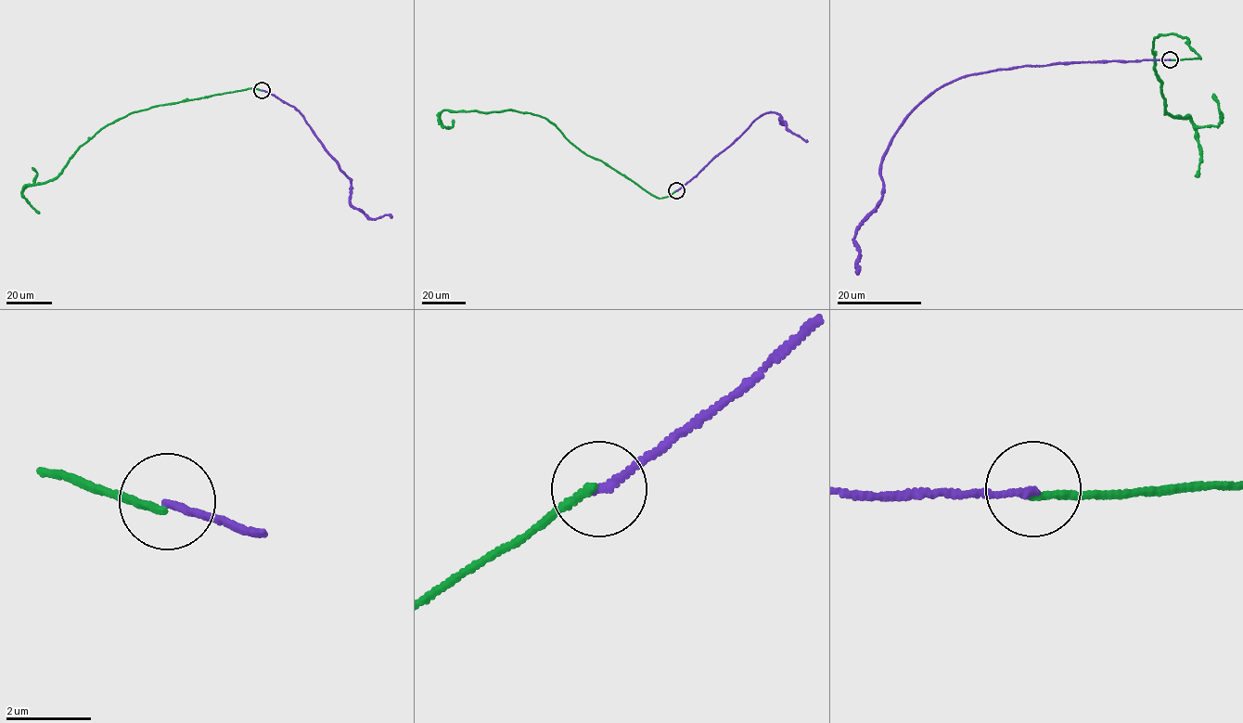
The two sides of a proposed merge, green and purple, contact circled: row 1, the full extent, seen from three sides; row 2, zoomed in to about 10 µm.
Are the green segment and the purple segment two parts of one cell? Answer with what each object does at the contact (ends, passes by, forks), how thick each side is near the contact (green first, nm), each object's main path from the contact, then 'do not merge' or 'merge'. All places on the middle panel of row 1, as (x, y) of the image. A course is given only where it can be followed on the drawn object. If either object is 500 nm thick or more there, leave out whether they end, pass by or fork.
green ends | purple ends | 150/150 nm | green via (676, 190), (661, 198), (649, 194), (531, 113), (441, 112), (445, 127), (453, 126), (453, 120) | purple via (676, 190), (763, 114), (779, 115), (783, 123), (779, 123), (780, 119), (789, 131), (807, 142) | do not merge

